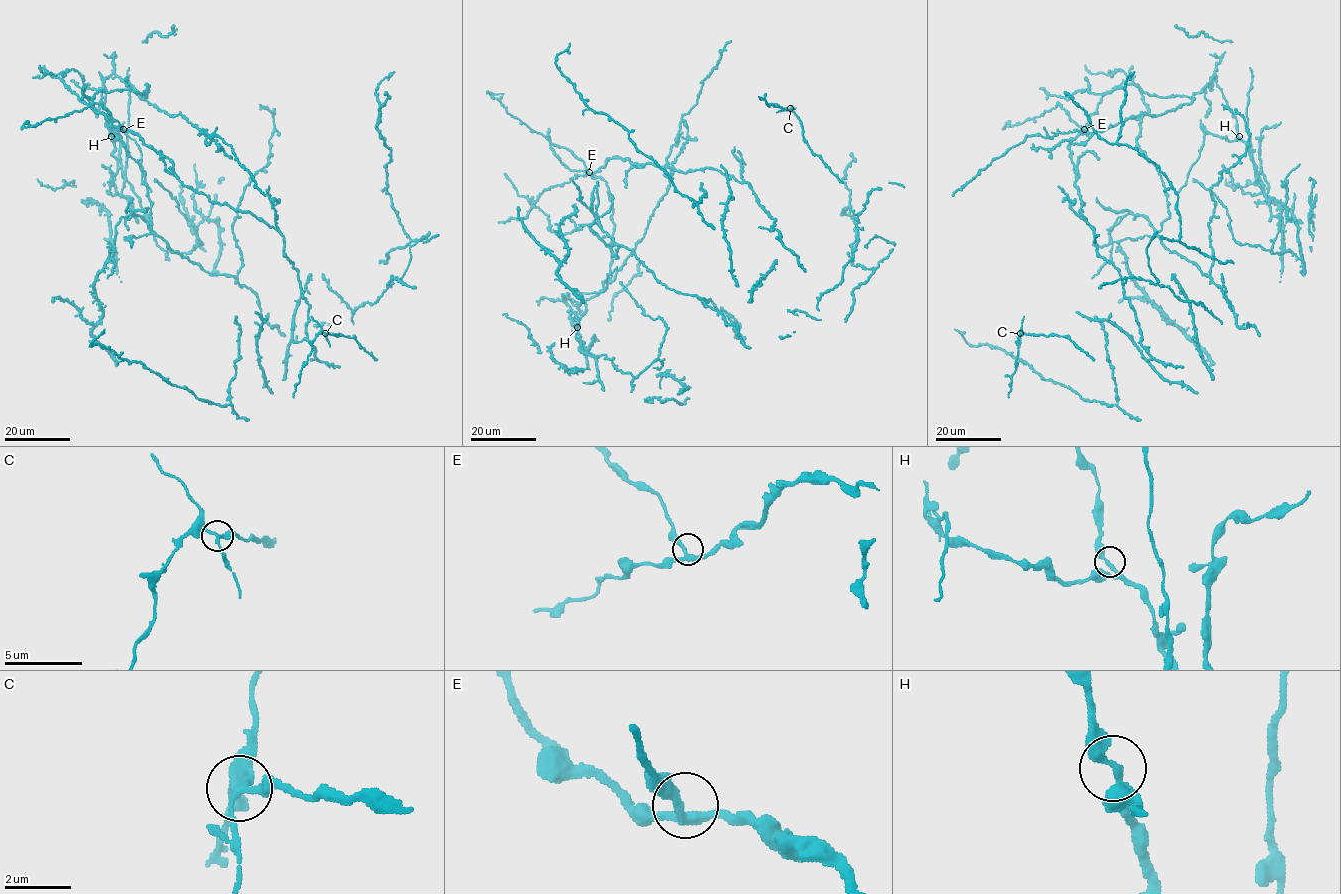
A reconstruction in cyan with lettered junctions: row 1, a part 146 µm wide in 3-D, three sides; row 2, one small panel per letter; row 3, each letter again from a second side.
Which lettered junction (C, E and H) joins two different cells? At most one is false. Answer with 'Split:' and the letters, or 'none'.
Split: C

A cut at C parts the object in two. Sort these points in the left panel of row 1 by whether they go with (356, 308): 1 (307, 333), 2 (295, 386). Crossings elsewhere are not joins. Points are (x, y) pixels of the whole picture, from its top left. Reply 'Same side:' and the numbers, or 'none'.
Same side: 1

